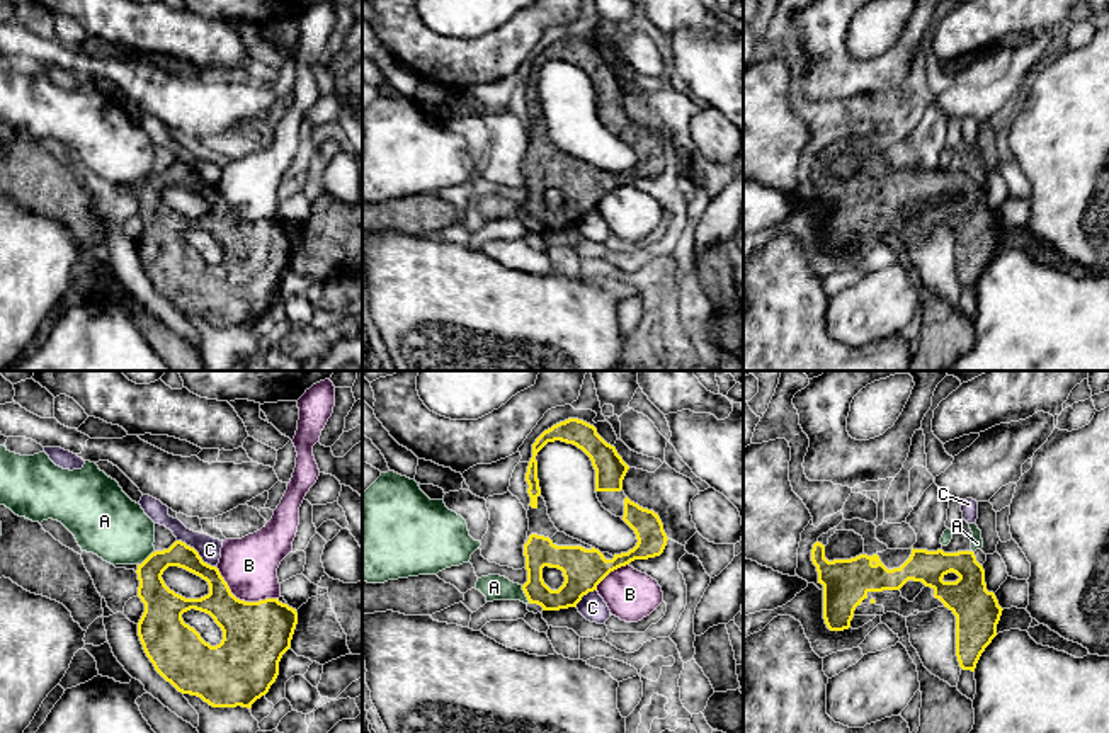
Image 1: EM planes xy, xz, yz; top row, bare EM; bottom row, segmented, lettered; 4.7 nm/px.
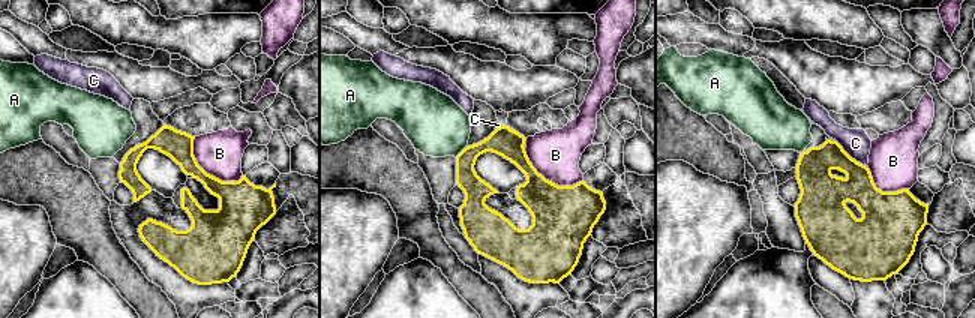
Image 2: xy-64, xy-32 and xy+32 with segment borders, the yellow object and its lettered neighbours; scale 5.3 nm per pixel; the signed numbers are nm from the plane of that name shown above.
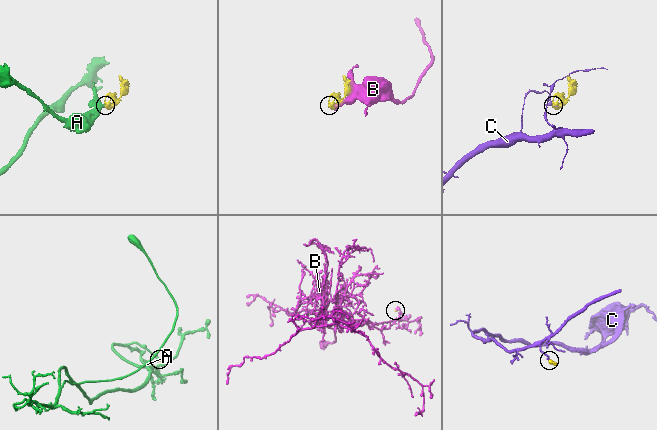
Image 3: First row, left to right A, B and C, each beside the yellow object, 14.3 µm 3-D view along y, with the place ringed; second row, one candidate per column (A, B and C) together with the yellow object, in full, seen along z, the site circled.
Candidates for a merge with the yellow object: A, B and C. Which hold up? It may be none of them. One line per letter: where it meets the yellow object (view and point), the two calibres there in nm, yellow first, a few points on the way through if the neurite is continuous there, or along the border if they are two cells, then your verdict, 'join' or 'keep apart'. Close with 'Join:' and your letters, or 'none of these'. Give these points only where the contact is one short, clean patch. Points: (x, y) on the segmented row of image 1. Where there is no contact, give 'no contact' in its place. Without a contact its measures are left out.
A: xz (524, 592) | 150/120 nm | along xz (521, 585), (529, 602) | keep apart
B: xy (244, 601) | 320/260 nm | keep apart
C: xy (198, 553) | 140/110 nm | along xy (177, 539), (189, 545), (204, 562), (216, 568) | keep apart
Join: none of these

